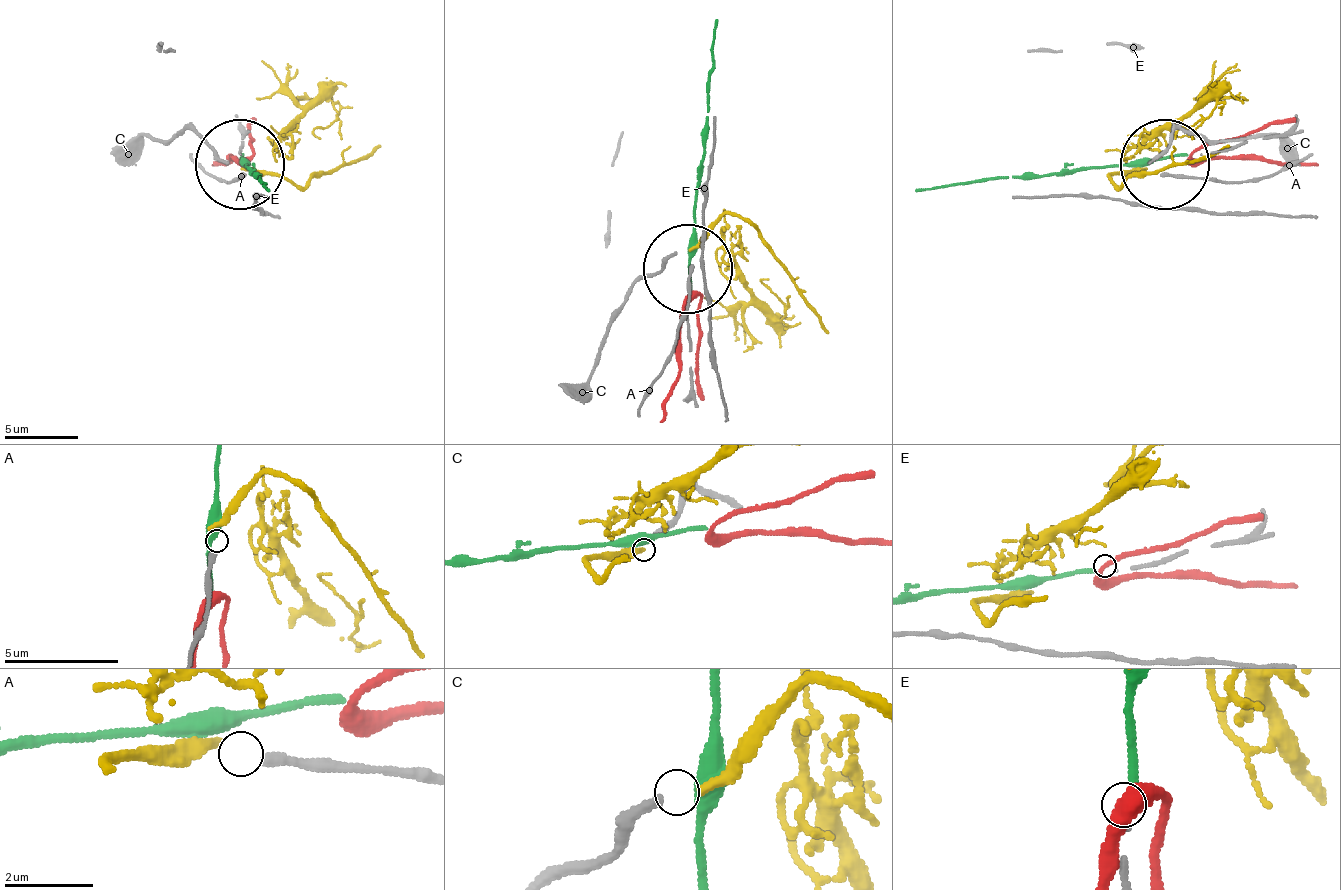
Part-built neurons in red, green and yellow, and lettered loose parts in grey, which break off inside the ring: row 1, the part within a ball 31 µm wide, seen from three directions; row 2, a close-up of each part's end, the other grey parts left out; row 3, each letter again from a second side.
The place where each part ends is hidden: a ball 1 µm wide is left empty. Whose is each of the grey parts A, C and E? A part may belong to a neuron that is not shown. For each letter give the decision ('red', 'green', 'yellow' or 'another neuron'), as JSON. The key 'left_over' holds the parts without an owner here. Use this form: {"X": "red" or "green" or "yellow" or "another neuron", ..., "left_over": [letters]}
{"A": "another neuron", "C": "yellow", "E": "green", "left_over": ["A"]}

